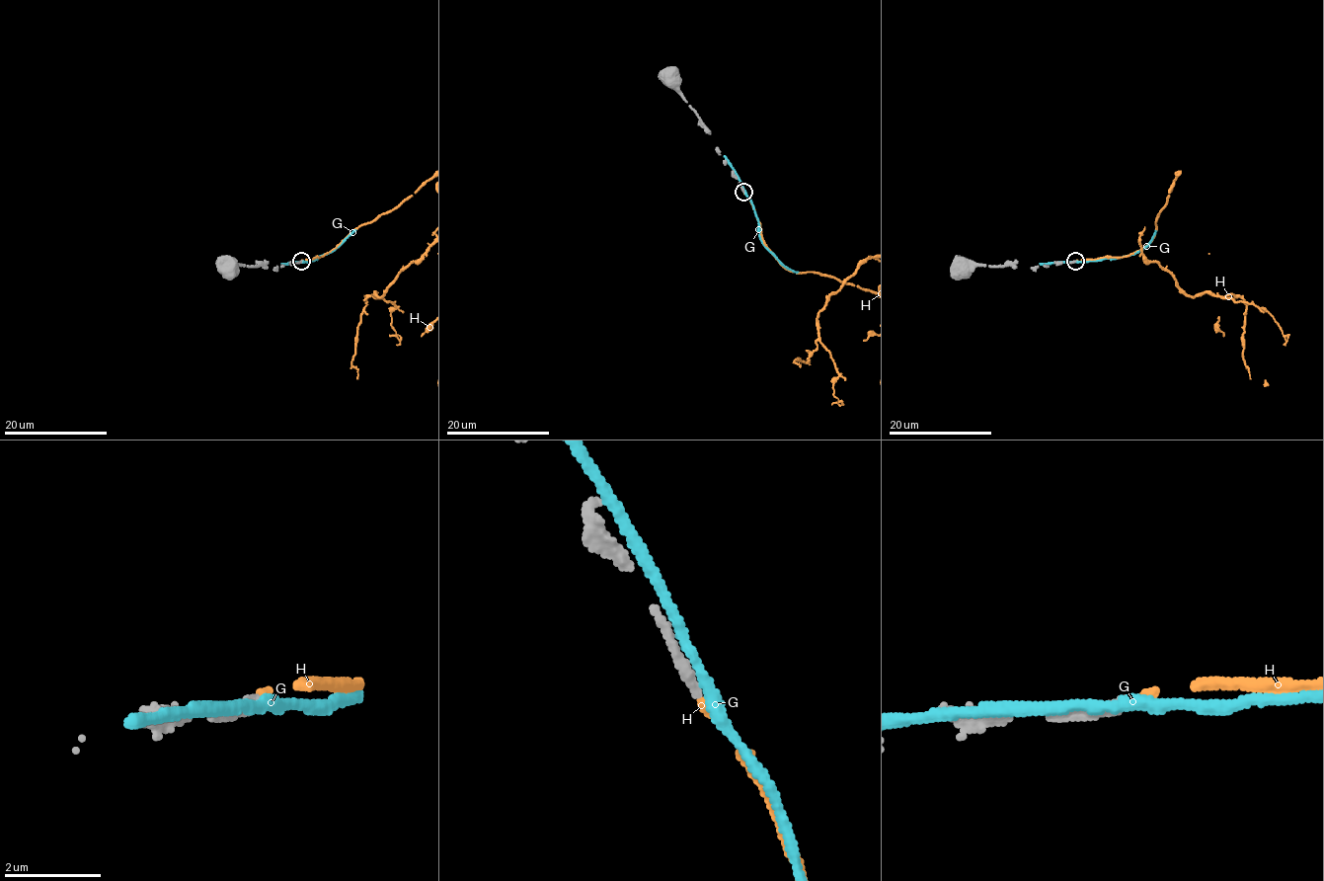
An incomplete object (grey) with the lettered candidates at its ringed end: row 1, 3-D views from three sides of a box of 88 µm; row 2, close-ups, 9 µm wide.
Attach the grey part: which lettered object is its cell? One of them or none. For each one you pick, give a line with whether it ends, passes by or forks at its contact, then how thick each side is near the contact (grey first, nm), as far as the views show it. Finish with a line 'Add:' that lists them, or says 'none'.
H: it ends; calibres 240 and 130 nm
Add: H

